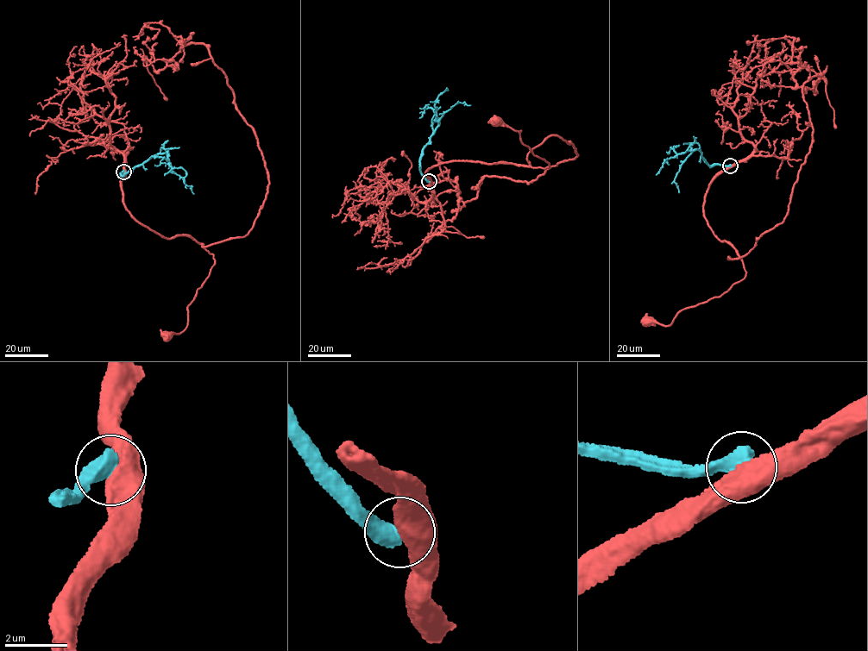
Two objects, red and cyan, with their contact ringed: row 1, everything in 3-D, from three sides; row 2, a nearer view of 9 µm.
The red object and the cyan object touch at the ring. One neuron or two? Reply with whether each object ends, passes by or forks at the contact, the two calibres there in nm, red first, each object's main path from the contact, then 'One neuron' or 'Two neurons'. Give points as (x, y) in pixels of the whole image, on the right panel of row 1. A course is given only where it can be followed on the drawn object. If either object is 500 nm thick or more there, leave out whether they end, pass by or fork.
Thickness 550 nm (red) against 600 nm. Course of red: (730, 165), (710, 184), (704, 214), (714, 234), (732, 245), (745, 276), (683, 309), (670, 324), (648, 322). Course of cyan: (730, 165), (709, 165), (698, 148), (666, 159), (656, 175). Two neurons

